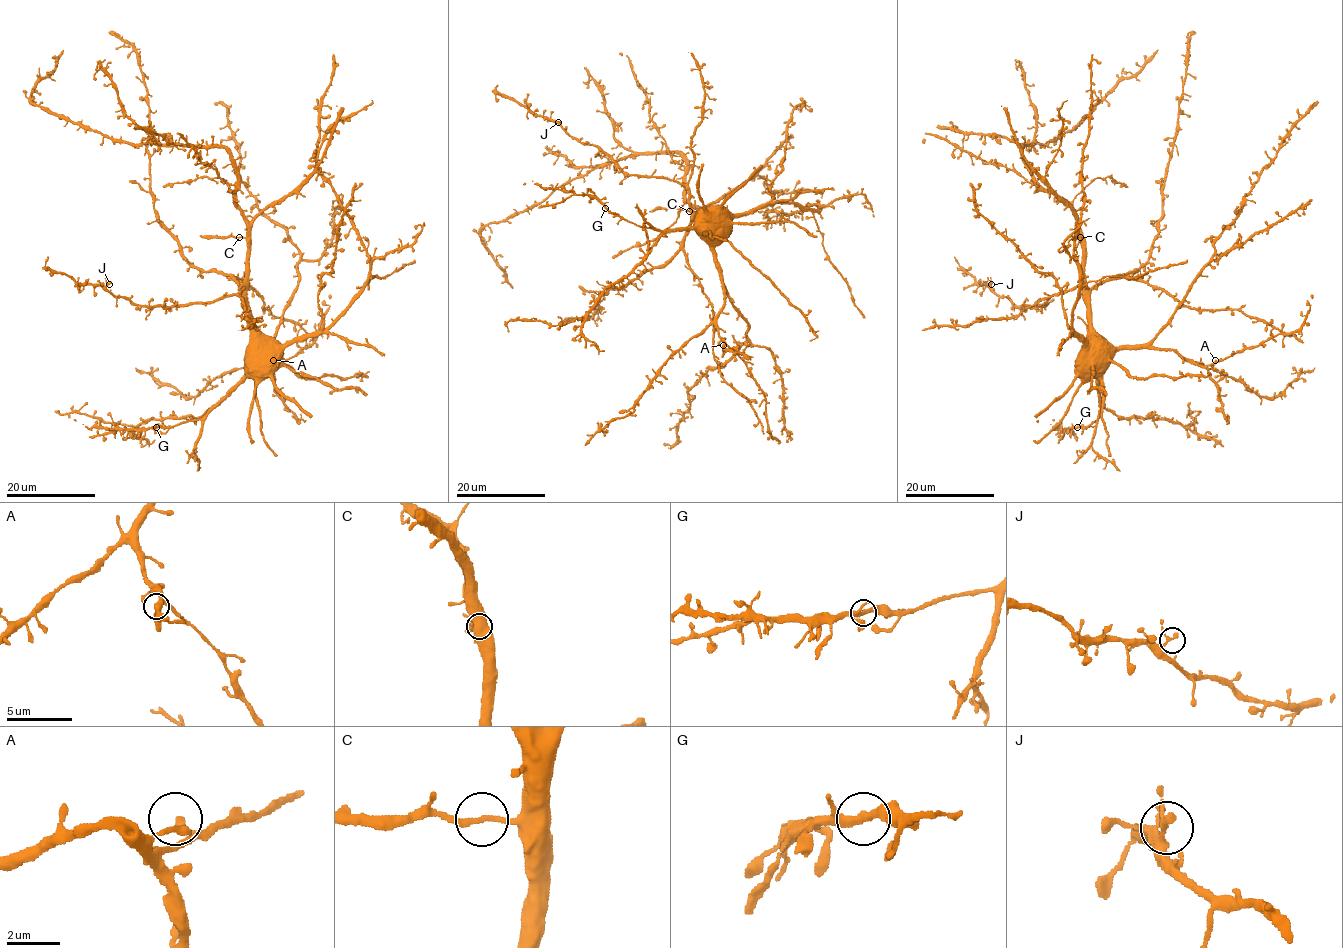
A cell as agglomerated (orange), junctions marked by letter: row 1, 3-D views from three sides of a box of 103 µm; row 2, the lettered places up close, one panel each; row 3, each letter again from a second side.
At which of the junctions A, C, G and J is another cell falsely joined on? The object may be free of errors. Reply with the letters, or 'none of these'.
C

